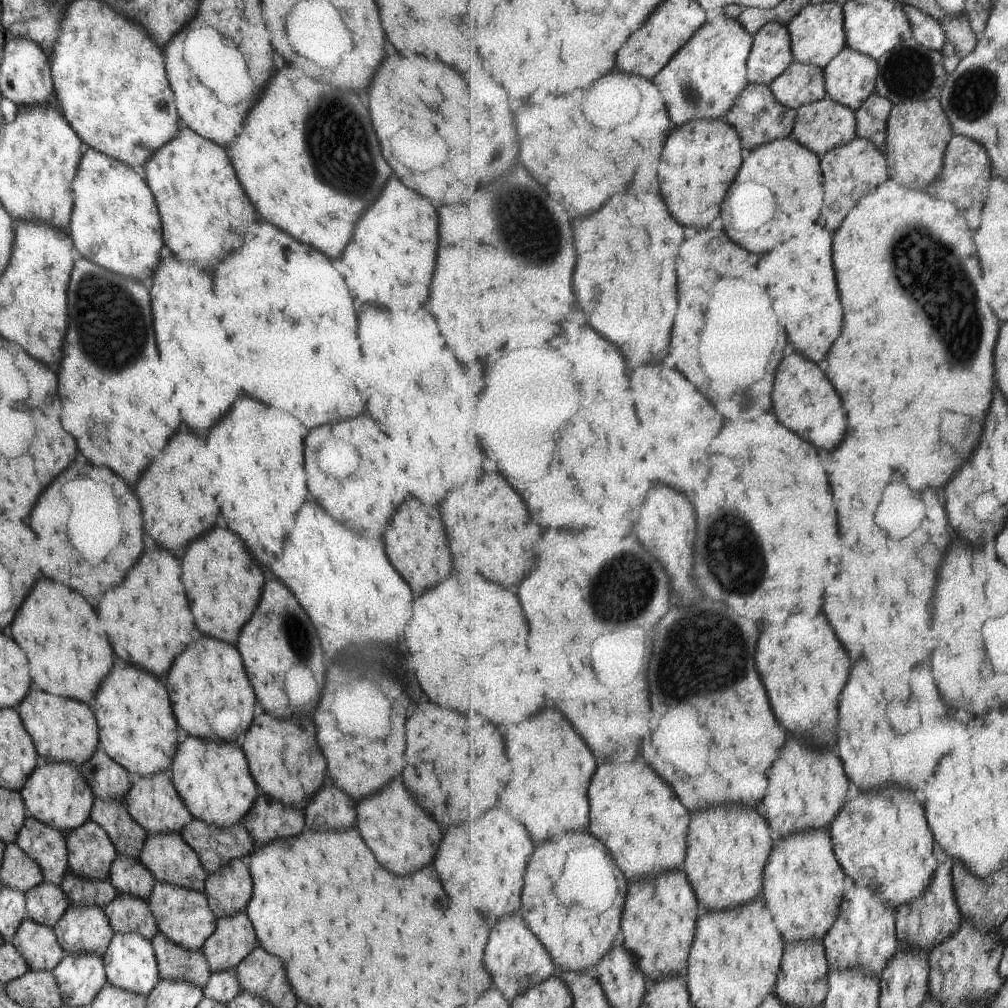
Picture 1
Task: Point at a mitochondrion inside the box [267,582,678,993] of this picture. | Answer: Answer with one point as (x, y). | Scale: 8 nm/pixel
(297, 640)

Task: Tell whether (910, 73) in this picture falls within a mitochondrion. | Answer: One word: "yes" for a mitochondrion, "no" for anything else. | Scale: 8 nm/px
yes

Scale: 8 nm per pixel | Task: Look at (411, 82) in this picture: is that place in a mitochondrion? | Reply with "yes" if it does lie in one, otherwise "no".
no

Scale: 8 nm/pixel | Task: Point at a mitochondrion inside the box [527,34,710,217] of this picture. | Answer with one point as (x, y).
(691, 96)

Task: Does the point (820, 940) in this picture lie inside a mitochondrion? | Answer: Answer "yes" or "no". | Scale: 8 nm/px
no

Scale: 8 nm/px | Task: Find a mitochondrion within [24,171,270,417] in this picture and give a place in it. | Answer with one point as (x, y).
(88, 288)

